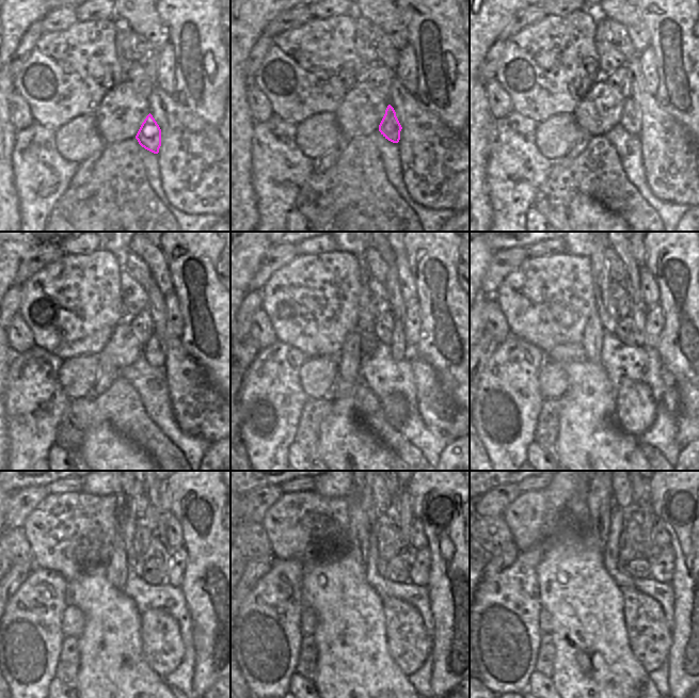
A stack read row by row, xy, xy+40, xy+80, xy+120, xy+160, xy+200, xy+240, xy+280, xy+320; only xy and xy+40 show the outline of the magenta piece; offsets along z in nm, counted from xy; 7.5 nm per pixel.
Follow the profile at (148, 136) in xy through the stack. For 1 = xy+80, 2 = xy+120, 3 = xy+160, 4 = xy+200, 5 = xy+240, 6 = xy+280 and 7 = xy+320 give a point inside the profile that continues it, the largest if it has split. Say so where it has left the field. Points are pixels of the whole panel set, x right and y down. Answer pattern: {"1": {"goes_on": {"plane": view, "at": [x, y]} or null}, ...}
{"1": {"goes_on": {"plane": "xy+80", "at": [631, 121]}}, "2": {"goes_on": {"plane": "xy+120", "at": [155, 349]}}, "3": {"goes_on": {"plane": "xy+160", "at": [399, 348]}}, "4": {"goes_on": {"plane": "xy+200", "at": [639, 311]}}, "5": {"goes_on": {"plane": "xy+240", "at": [162, 552]}}, "6": {"goes_on": {"plane": "xy+280", "at": [406, 552]}}, "7": {"goes_on": {"plane": "xy+320", "at": [631, 526]}}}

